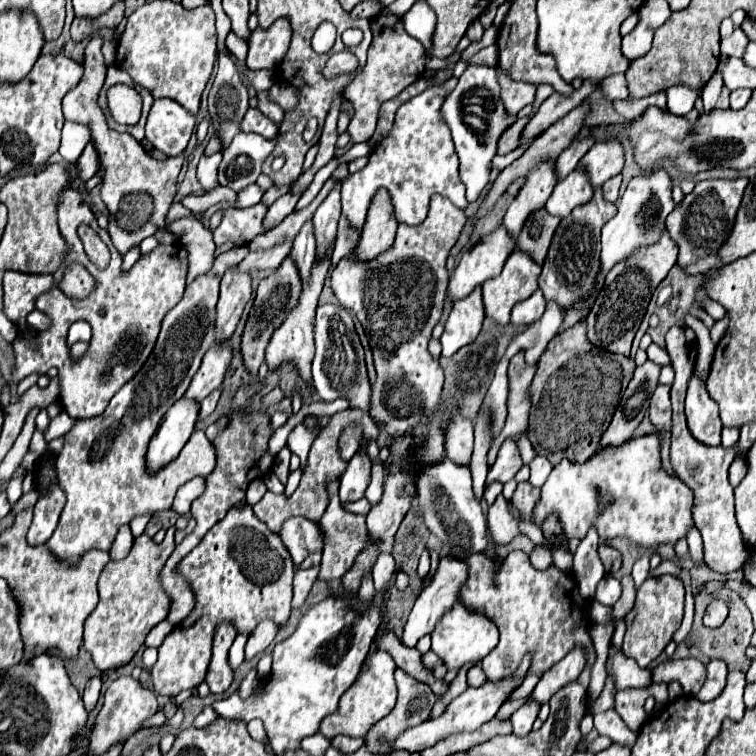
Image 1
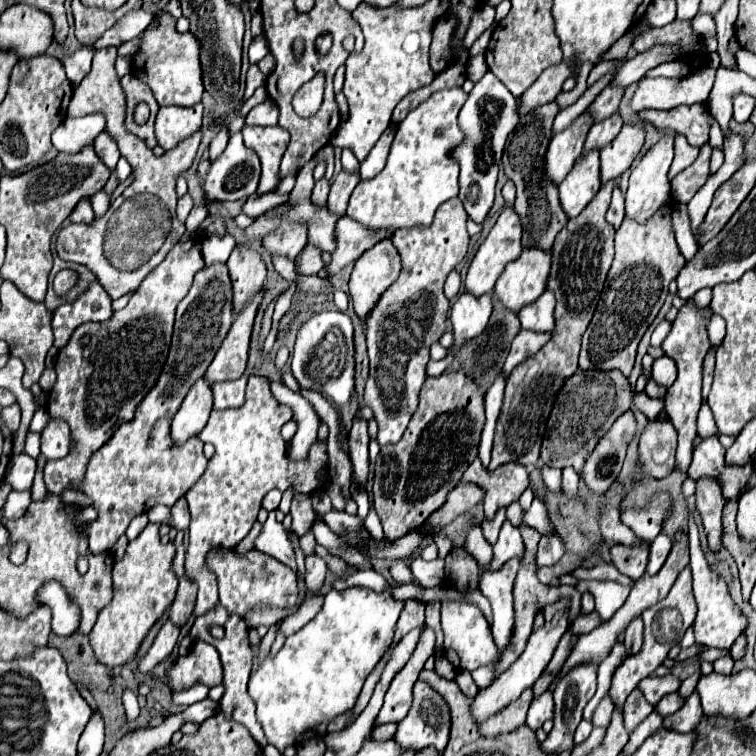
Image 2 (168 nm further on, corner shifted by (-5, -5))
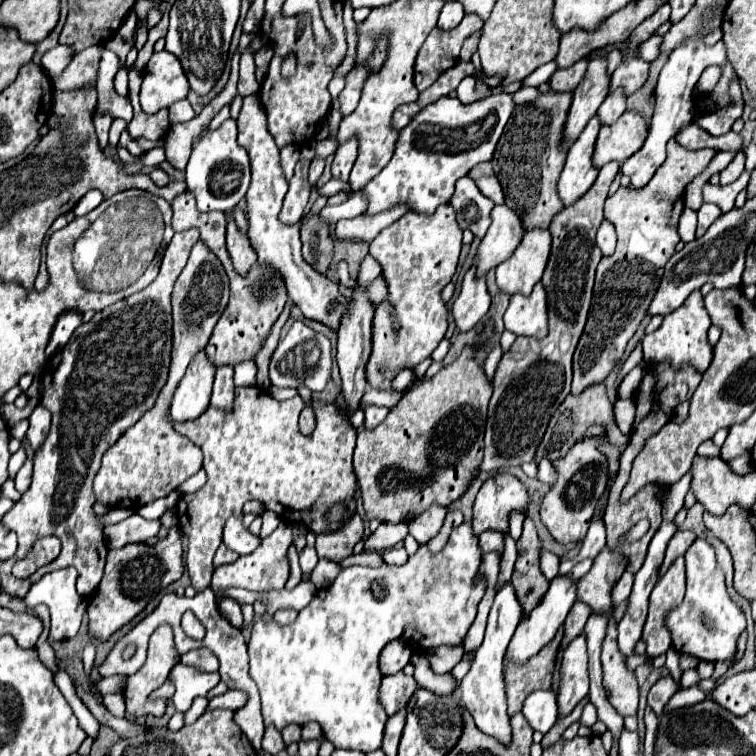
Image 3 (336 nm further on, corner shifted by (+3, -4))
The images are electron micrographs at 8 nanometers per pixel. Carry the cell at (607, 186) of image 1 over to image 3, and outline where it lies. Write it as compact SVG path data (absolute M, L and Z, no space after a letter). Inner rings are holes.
M602 221L600 231L598 231L598 235L596 235L596 245L598 245L600 251L602 251L602 257L612 255L614 247L616 247L616 231L614 231L614 227L612 227L610 223Z

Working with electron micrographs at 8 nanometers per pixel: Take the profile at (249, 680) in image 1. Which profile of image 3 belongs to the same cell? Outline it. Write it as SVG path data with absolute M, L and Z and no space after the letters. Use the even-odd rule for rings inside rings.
M230 517L224 525L222 541L238 555L248 555L260 545L260 537L254 537L242 523L242 517Z

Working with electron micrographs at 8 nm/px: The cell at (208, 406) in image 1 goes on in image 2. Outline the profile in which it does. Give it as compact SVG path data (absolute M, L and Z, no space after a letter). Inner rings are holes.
M246 376L240 380L232 382L220 382L212 384L212 394L214 394L214 410L224 410L224 408L234 408L244 402L244 388L246 388Z

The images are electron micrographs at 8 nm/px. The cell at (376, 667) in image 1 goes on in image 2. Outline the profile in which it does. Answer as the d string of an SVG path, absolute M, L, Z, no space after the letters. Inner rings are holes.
M426 628L416 646L416 654L392 678L384 696L384 706L376 716L376 726L388 722L400 722L408 714L408 708L412 704L412 684L418 680L418 672L424 668L424 662L432 652L434 652L434 632Z

